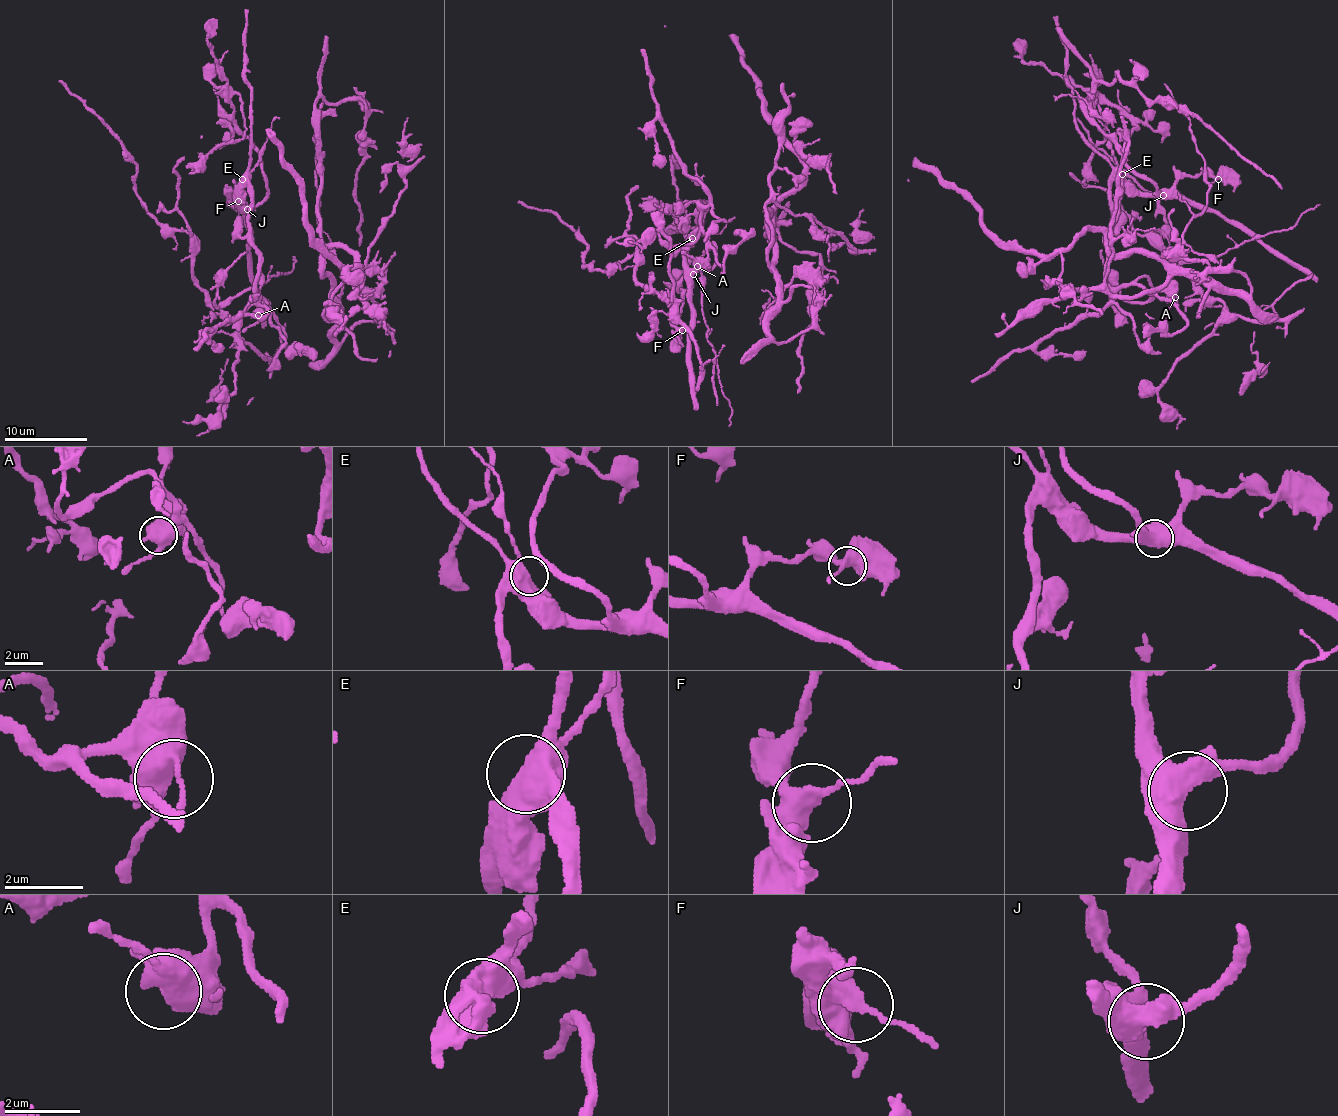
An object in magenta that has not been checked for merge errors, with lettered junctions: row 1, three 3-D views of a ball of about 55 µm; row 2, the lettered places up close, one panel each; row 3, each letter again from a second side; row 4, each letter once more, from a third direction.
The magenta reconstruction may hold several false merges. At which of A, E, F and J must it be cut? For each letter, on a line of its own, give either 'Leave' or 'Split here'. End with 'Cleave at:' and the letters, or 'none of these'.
A: Leave
E: Leave
F: Leave
J: Leave
Cleave at: none of these

